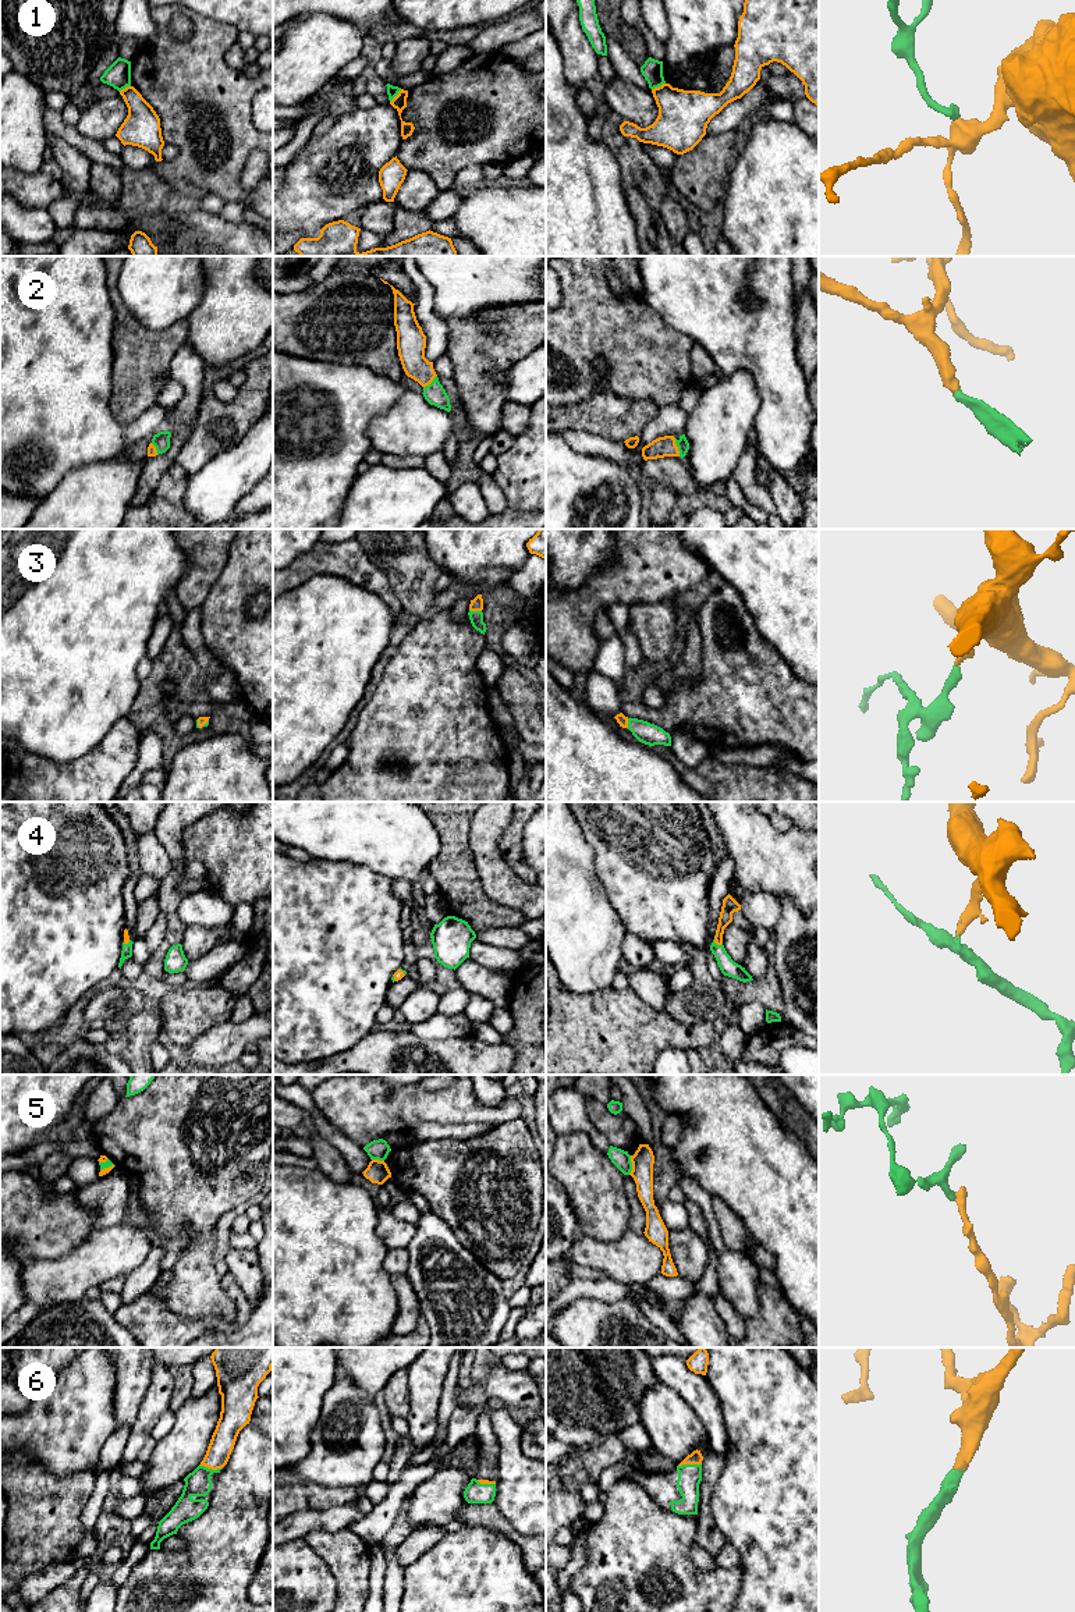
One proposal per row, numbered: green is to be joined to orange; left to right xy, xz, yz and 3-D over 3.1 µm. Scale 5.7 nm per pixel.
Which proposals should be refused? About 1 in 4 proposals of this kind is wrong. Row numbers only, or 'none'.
1, 5

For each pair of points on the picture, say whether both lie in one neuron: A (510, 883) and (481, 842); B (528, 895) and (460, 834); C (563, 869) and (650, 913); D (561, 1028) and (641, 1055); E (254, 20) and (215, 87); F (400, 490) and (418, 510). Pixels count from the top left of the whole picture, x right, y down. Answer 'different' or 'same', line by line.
A: same
B: different
C: different
D: same
E: different
F: same

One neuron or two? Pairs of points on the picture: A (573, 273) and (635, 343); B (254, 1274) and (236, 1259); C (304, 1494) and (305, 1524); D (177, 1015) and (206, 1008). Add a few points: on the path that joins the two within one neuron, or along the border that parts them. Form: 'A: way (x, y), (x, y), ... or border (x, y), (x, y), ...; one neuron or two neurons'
A: way (589, 290), (596, 304), (618, 326); one neuron
B: way (249, 1273), (240, 1263); one neuron
C: border (322, 1508), (300, 1509), (287, 1516); two neurons
D: way (184, 1015), (199, 1008); one neuron

